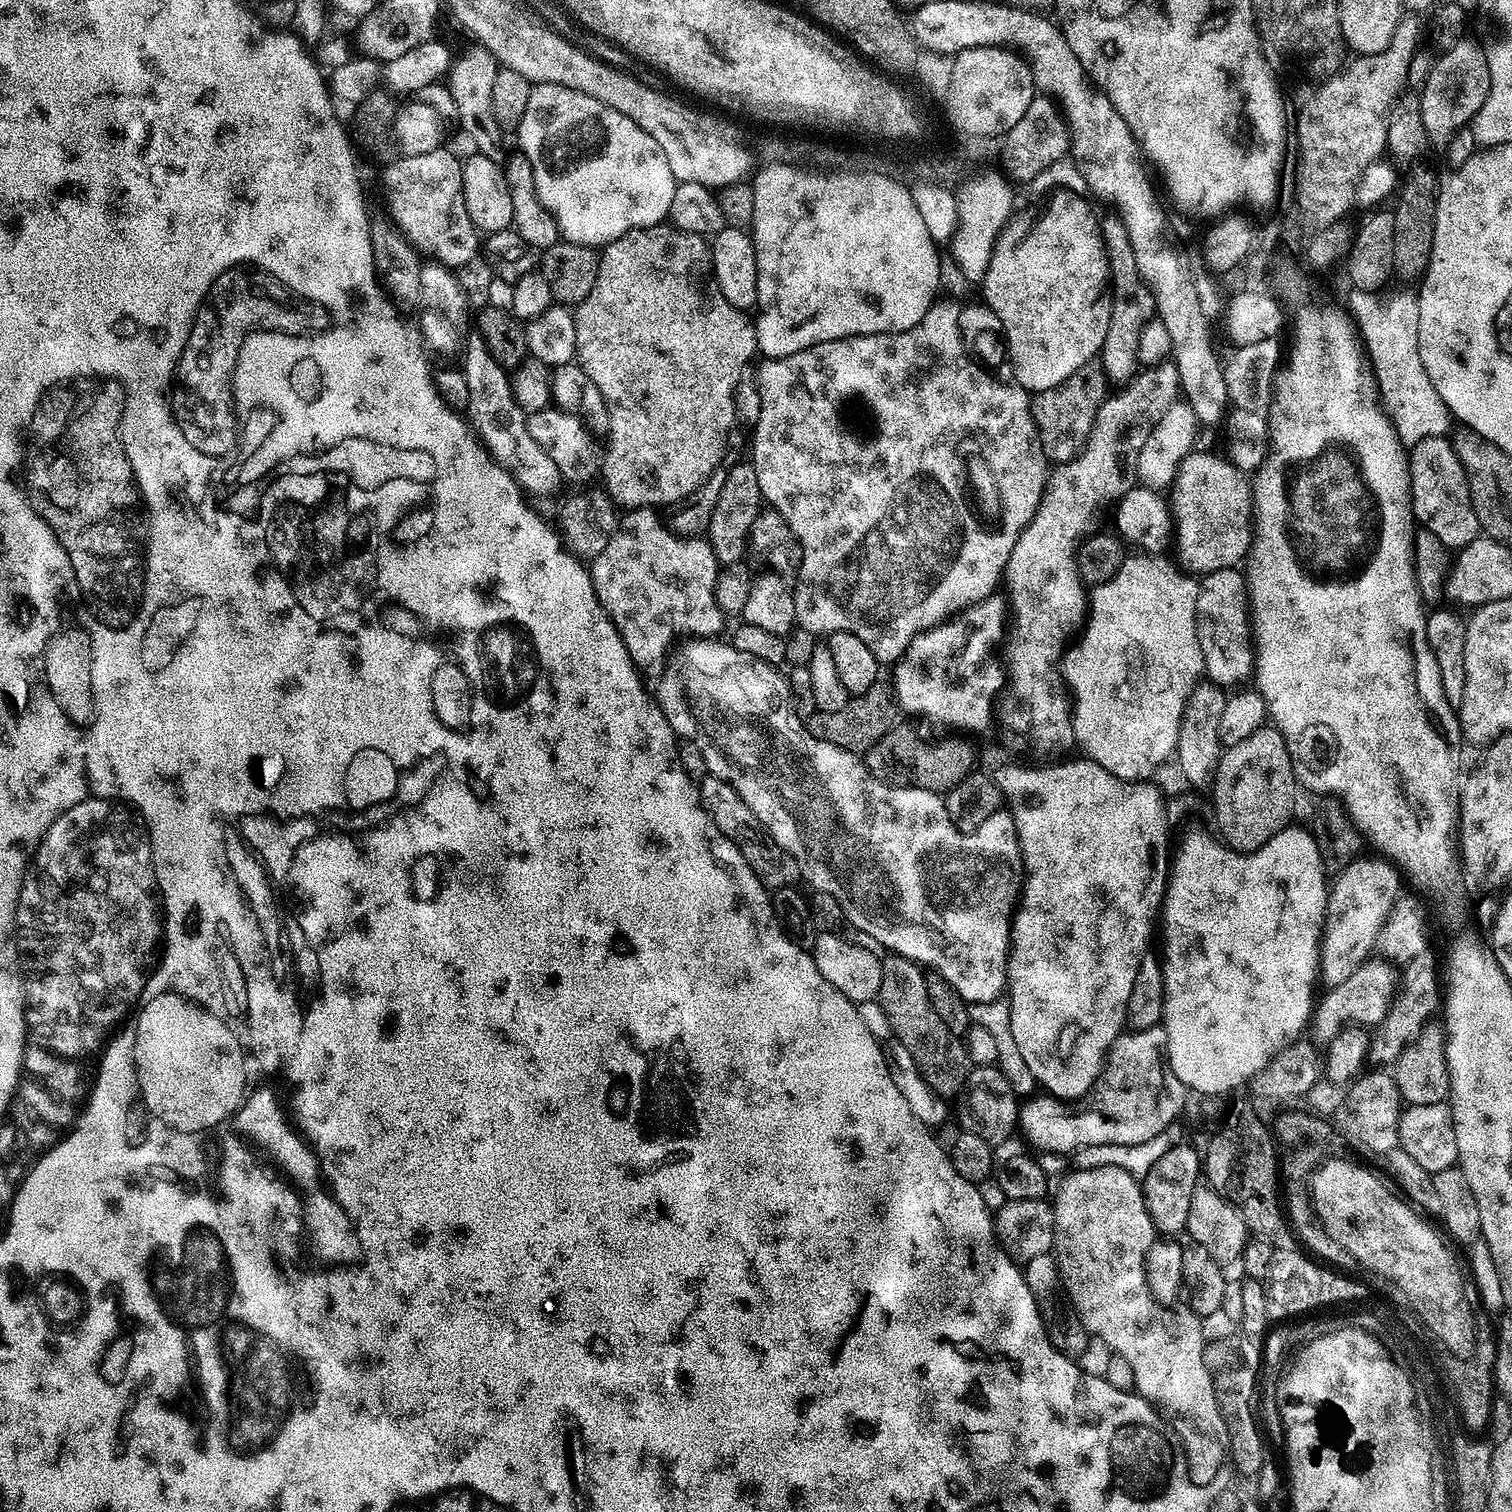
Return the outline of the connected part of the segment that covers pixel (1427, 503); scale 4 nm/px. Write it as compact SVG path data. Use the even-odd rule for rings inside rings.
M1448 436L1422 438L1422 442L1411 445L1408 452L1408 473L1412 487L1412 514L1421 529L1438 537L1449 550L1465 548L1481 535L1478 514L1470 502L1470 486L1466 482L1466 470L1454 454Z

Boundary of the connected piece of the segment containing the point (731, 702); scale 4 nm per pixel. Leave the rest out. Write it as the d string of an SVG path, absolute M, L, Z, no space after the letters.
M688 638L680 649L673 651L667 657L662 671L659 673L660 685L654 688L654 699L659 704L662 714L666 716L666 722L676 733L677 737L684 736L691 747L697 748L704 759L705 769L711 775L722 778L740 796L746 806L762 822L762 826L798 862L803 883L809 884L809 889L830 894L838 902L838 906L844 911L844 919L852 928L862 930L870 934L870 938L878 938L882 946L889 953L905 956L907 960L914 960L925 969L931 970L940 976L964 999L964 1003L972 1005L986 1003L995 1000L1005 991L1008 983L1008 949L1012 936L1012 918L1016 911L1016 905L1024 886L1024 863L1020 853L1020 843L1016 827L1012 821L1012 813L1001 810L990 814L982 826L973 832L958 832L950 830L948 818L948 805L945 797L939 792L922 790L911 786L904 788L891 788L883 784L878 777L872 776L872 772L863 764L861 757L855 752L847 752L830 742L822 742L814 738L807 730L805 721L796 716L793 705L786 699L785 693L789 691L785 673L780 673L779 667L762 662L750 654L742 654L731 642L725 642L720 638Z

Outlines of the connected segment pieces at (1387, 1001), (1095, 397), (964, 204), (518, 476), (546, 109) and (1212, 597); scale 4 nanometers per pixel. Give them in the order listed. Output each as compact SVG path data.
M1369 958L1364 961L1346 982L1327 989L1324 997L1315 1001L1307 1031L1310 1039L1317 1046L1327 1045L1329 1040L1338 1034L1338 1030L1353 1022L1358 1026L1375 1026L1382 1022L1392 1005L1392 997L1398 987L1398 972L1393 965L1380 958Z
M1093 362L1074 370L1074 374L1070 374L1070 378L1058 382L1058 386L1050 386L1050 390L1042 390L1031 397L1032 417L1040 435L1042 448L1053 465L1065 464L1066 461L1072 460L1084 449L1084 444L1092 433L1092 428L1096 425L1098 410L1109 395L1108 387L1110 387L1110 381L1104 372L1104 365Z
M982 171L979 180L971 180L968 188L963 187L955 193L957 227L950 244L952 256L956 259L956 266L961 274L976 286L983 285L996 240L1014 212L1014 208L1008 205L1012 200L1013 185L999 171L996 172Z
M469 335L463 362L466 386L470 386L466 416L479 443L488 449L488 455L516 480L516 485L525 493L548 496L558 491L562 485L558 466L554 466L554 458L550 458L550 454L546 454L546 450L542 450L542 446L530 438L528 418L514 398L509 373L498 362L494 362L480 335Z
M534 84L526 101L526 114L522 114L519 136L519 151L530 158L530 170L534 170L534 190L538 190L542 206L558 224L561 237L571 244L600 250L630 230L655 228L667 217L678 182L670 174L666 154L642 126L630 122L626 114L602 106L598 98L578 94L578 90L566 86Z
M1239 567L1203 573L1198 583L1196 629L1198 646L1202 646L1204 676L1221 686L1240 684L1254 672L1254 645L1248 607L1248 582Z

